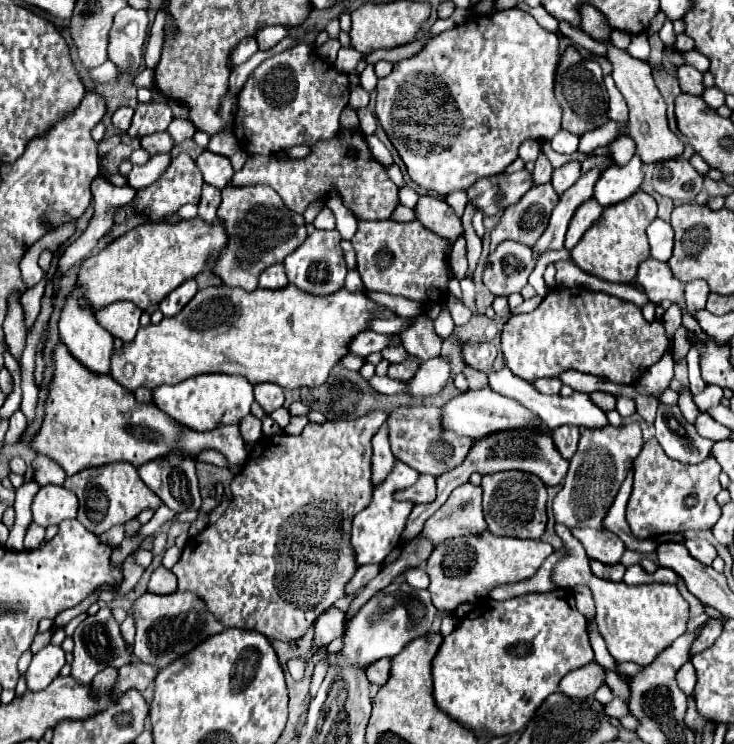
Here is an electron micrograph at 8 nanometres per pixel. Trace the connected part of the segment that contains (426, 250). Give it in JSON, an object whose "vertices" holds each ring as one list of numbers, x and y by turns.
{"vertices":[[359,220,359,228,351,244,357,252,357,270,367,290,421,302,425,310,445,302,445,288,451,278,455,278,449,264,453,244,445,242,445,238,423,228,419,222]]}

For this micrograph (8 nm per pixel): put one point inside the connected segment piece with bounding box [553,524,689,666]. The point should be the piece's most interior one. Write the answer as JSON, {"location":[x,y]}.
{"location":[637,622]}

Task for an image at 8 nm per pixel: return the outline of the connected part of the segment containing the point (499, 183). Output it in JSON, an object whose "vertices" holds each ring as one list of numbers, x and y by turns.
{"vertices":[[521,170,515,174,499,174,477,180,469,190,469,200,475,202,485,214,497,214,505,210,511,202,517,202,533,186,533,172]]}

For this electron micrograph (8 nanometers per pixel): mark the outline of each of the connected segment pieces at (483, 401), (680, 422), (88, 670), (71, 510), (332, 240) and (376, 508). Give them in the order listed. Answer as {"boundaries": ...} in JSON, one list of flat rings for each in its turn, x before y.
{"boundaries":[[[491,388,481,390,467,390,455,398,451,398,445,406,441,406,441,426,447,430,453,430,459,436,467,438,483,438,491,432,499,430,513,430,513,428,539,428,545,426,535,414,531,414,525,406,519,402,513,402,511,398,505,398]],[[659,402,655,430,655,438,659,440,669,458,693,464,701,462,711,450,709,440,703,440,697,434,695,426,683,418,679,406]],[[101,608,95,616,87,616,75,630,73,634,73,640,75,640,75,648,73,648,73,670,71,670,71,676,77,680,77,682,83,682,83,684,89,684,93,680,93,676,97,672,101,672,103,668,107,666,115,666,115,668,121,668,125,664,131,662,131,654,125,646,125,640,121,638,121,632,119,632,119,622,113,618,111,614,111,608]],[[43,486,31,504,33,522,39,526,61,524,67,518,77,516,77,496,63,486]],[[315,230,313,234,309,234,309,238,293,254,289,254,289,258,283,260,289,282,295,284,299,290,315,296,329,296,335,294,337,290,343,290,347,266,339,242,341,236,337,230]],[[395,460,393,470,389,472,389,478,385,478,385,482,381,482,381,486,375,486,373,492,373,500,371,504,361,510,355,518,353,518,353,534,351,534,351,544,355,548,355,556,357,556,357,564,379,564,383,562,389,552,397,546,403,530,405,530,405,522,413,510,413,502,397,502,393,498,393,494,401,488,409,488,415,484,419,472,411,466,405,466,401,460]]]}

